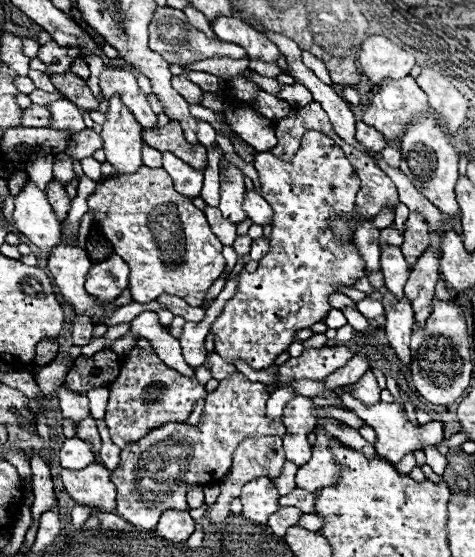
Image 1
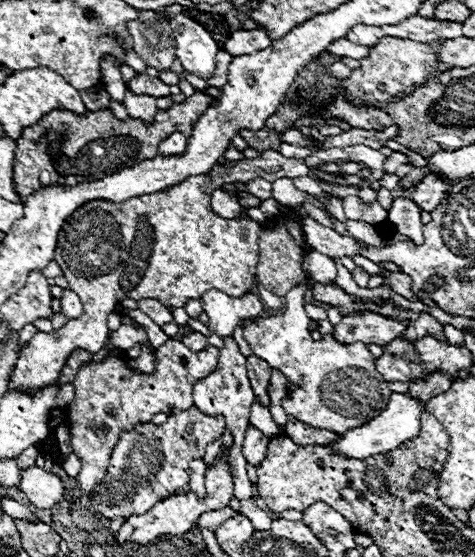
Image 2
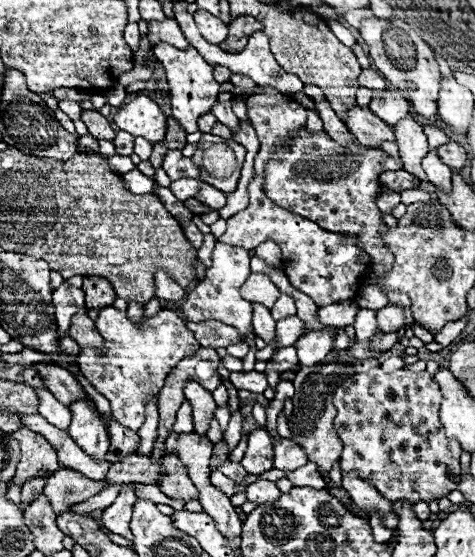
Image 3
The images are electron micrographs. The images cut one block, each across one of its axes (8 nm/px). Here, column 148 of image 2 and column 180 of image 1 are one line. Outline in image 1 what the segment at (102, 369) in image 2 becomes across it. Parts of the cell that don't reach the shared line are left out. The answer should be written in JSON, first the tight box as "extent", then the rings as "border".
{"extent":[106,338,206,448],"border":[[[144,338],[138,340],[136,348],[126,354],[120,368],[120,376],[110,384],[110,398],[106,410],[106,426],[110,438],[120,448],[144,438],[152,428],[164,422],[184,422],[194,410],[198,400],[206,398],[206,388],[196,380],[196,376],[182,376],[174,368],[168,368]]]}

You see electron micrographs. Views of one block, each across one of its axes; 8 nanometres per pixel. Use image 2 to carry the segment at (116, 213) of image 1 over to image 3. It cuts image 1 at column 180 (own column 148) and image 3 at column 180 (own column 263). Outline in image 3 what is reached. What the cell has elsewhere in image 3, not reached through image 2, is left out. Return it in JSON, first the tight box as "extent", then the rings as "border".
{"extent":[162,150,200,180],"border":[[[172,150],[164,156],[164,164],[162,168],[166,170],[166,174],[172,178],[172,180],[178,180],[178,178],[198,178],[200,176],[200,170],[192,164],[190,158],[184,158],[180,150]]]}

